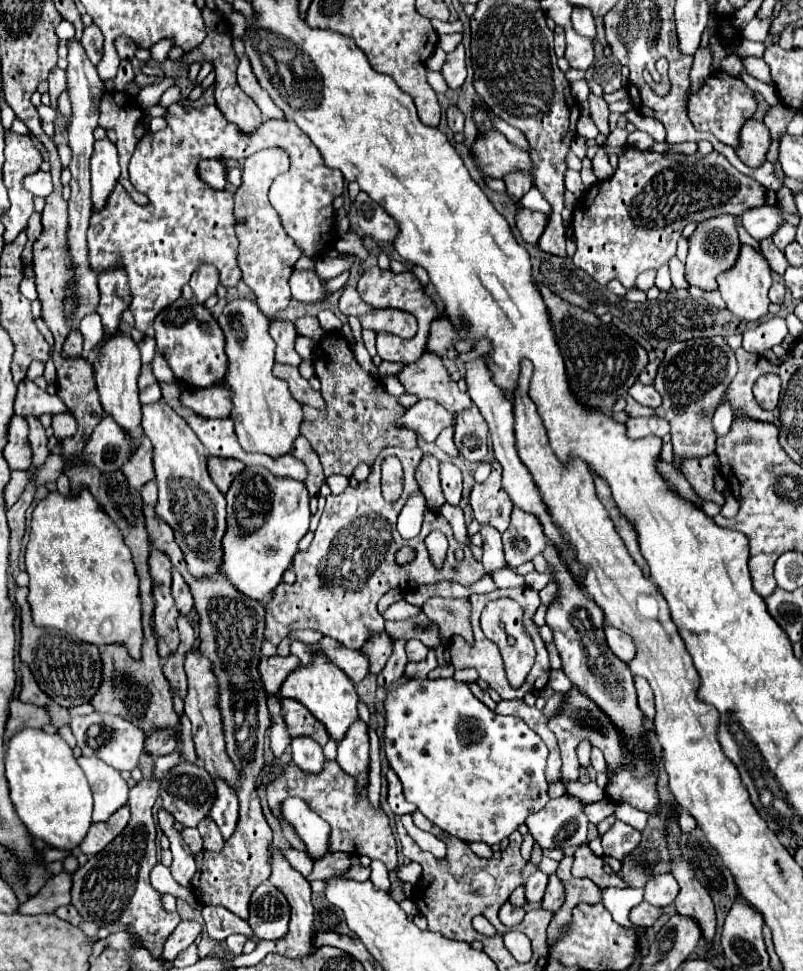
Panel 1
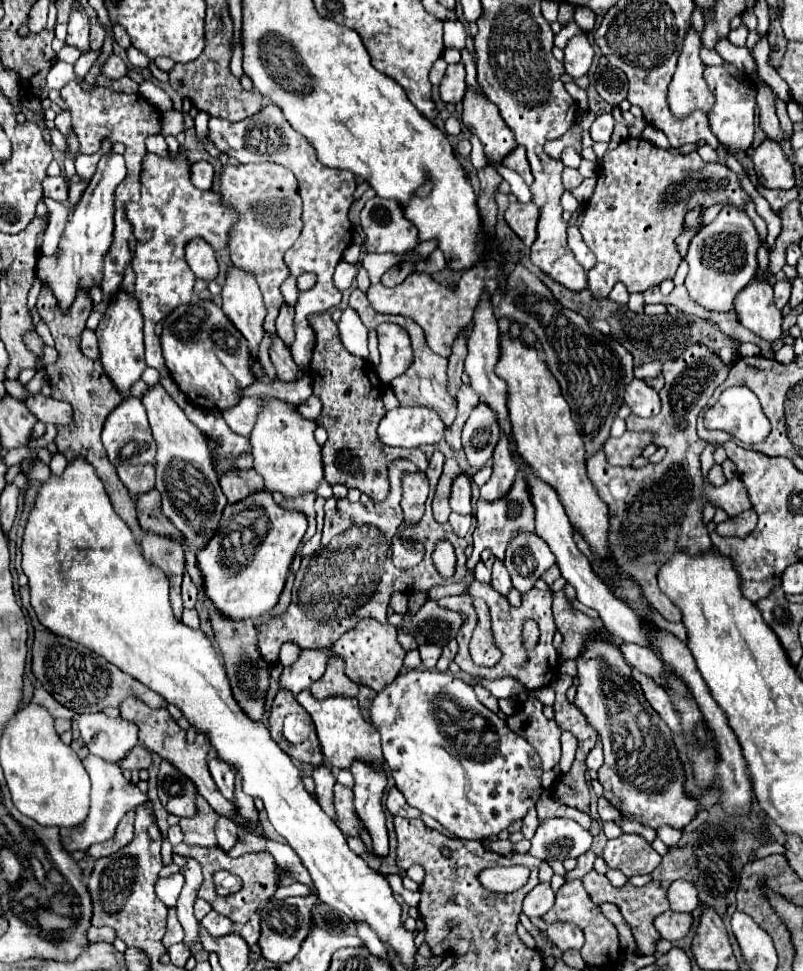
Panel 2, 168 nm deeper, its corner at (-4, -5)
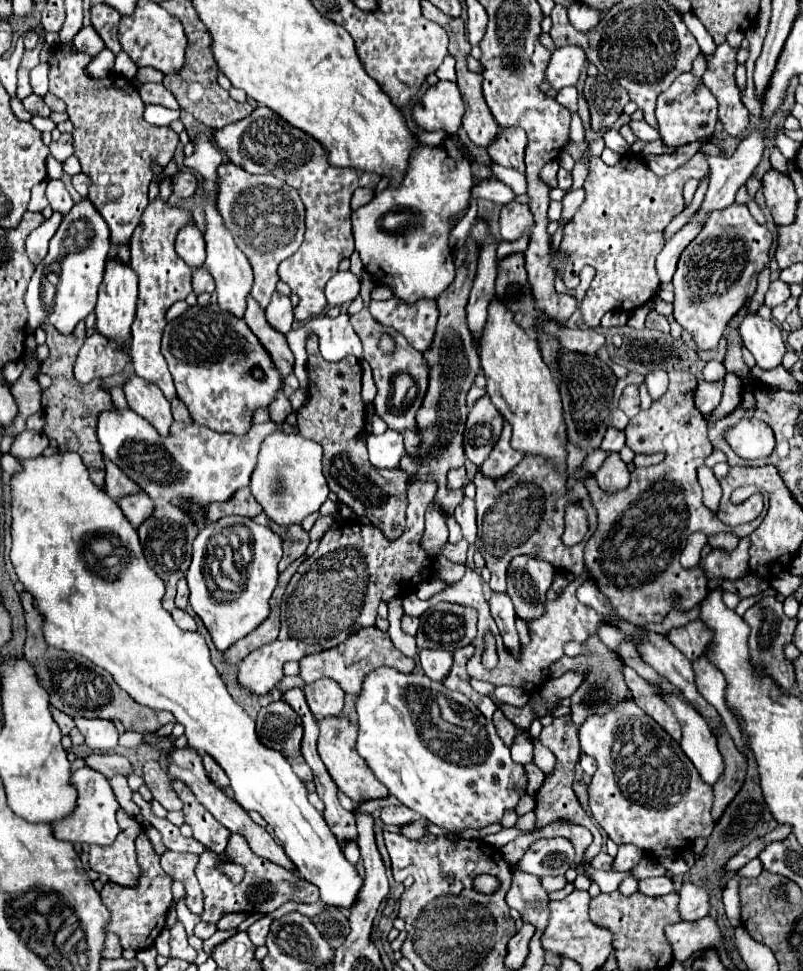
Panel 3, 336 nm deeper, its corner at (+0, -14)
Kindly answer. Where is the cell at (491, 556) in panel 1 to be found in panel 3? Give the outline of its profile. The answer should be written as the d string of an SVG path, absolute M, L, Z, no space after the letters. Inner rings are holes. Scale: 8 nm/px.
M493 593L489 607L491 607L491 615L501 631L505 647L511 651L513 657L519 657L521 641L519 641L517 629L515 629L515 609L513 609L509 595L507 593Z

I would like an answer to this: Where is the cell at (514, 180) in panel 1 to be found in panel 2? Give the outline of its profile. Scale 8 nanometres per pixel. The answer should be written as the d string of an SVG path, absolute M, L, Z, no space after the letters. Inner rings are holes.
M517 146L517 150L513 150L513 152L503 160L503 166L509 168L509 170L515 170L515 172L517 172L525 182L527 182L527 186L533 184L531 168L529 168L529 162L527 162L525 148L523 148L523 146Z

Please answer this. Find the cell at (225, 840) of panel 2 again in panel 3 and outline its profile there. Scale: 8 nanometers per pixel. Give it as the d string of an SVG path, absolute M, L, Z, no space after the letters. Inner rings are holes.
M231 835L229 839L229 845L225 849L225 857L227 861L231 863L237 863L245 869L245 877L241 883L233 883L229 881L221 871L219 871L219 855L215 851L209 851L205 849L203 855L199 857L199 863L195 867L195 875L201 883L201 889L203 889L203 895L205 895L205 909L201 913L201 919L207 921L207 923L213 923L217 925L219 919L223 915L229 915L229 913L273 913L277 907L281 907L283 903L287 901L297 901L297 903L315 903L319 899L319 891L313 883L307 883L305 879L301 879L299 875L295 875L293 871L287 871L259 855L255 855L245 837L243 835ZM275 903L273 907L263 907L263 905L271 905Z

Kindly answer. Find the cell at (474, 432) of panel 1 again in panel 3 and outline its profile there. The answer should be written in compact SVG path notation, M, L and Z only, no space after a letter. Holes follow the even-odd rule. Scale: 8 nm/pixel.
M487 395L473 405L465 429L465 455L471 463L479 467L489 457L491 449L497 445L503 423L503 415L493 407Z

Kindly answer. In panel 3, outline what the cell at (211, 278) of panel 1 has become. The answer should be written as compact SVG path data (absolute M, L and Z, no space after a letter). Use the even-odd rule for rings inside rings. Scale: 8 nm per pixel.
M195 223L185 225L185 229L181 229L177 233L175 251L189 267L201 267L203 265L203 261L205 261L205 241L203 241L203 233L197 229Z

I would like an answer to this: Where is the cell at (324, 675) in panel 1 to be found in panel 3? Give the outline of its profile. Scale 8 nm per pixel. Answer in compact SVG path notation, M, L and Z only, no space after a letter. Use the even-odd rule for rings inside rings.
M327 717L323 721L319 721L319 755L321 761L325 763L329 775L333 777L335 785L355 803L361 805L365 801L371 799L383 799L389 795L387 787L383 783L377 781L377 777L373 775L373 771L369 771L369 765L359 757L359 753L355 751L355 739L357 739L357 727L349 723L349 719L345 717Z

